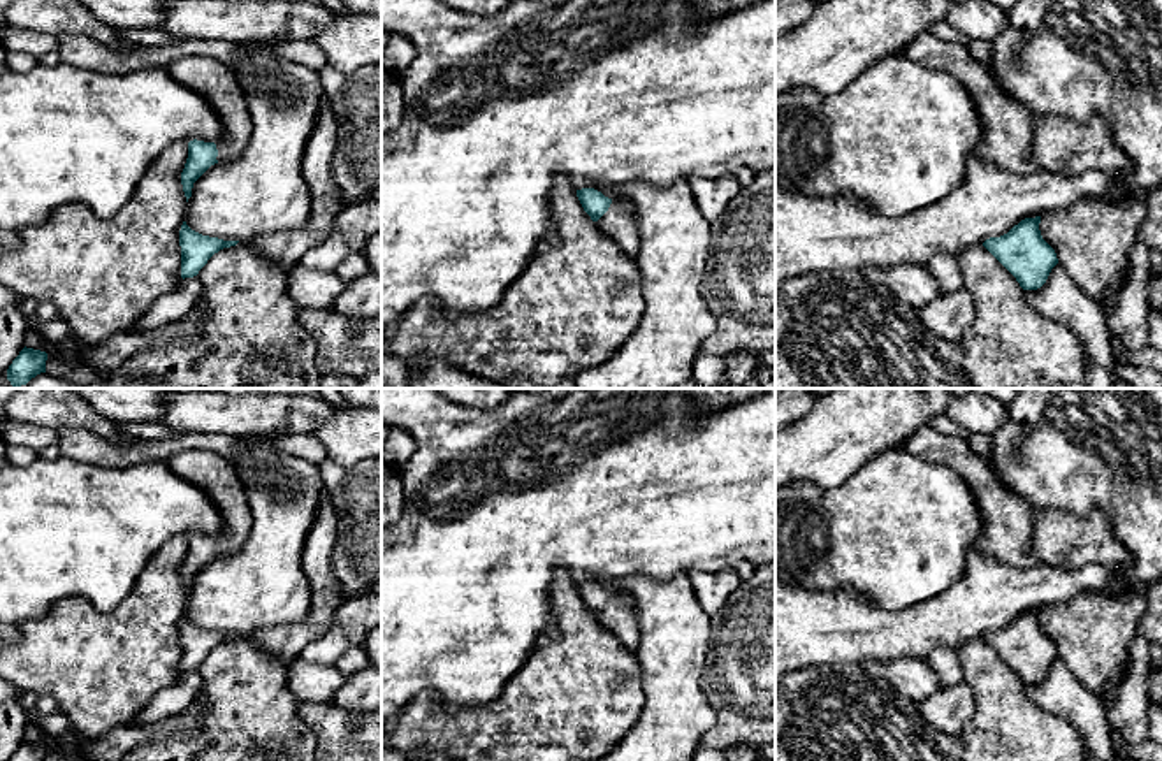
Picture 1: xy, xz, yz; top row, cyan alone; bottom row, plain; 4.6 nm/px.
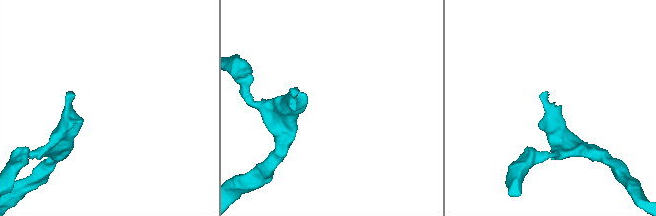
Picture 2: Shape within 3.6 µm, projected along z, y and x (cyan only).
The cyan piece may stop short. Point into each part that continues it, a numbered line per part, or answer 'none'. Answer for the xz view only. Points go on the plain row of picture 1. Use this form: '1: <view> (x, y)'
1: xz (617, 617)

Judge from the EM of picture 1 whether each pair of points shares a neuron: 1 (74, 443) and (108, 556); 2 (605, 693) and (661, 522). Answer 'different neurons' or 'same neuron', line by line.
1: different neurons
2: different neurons

